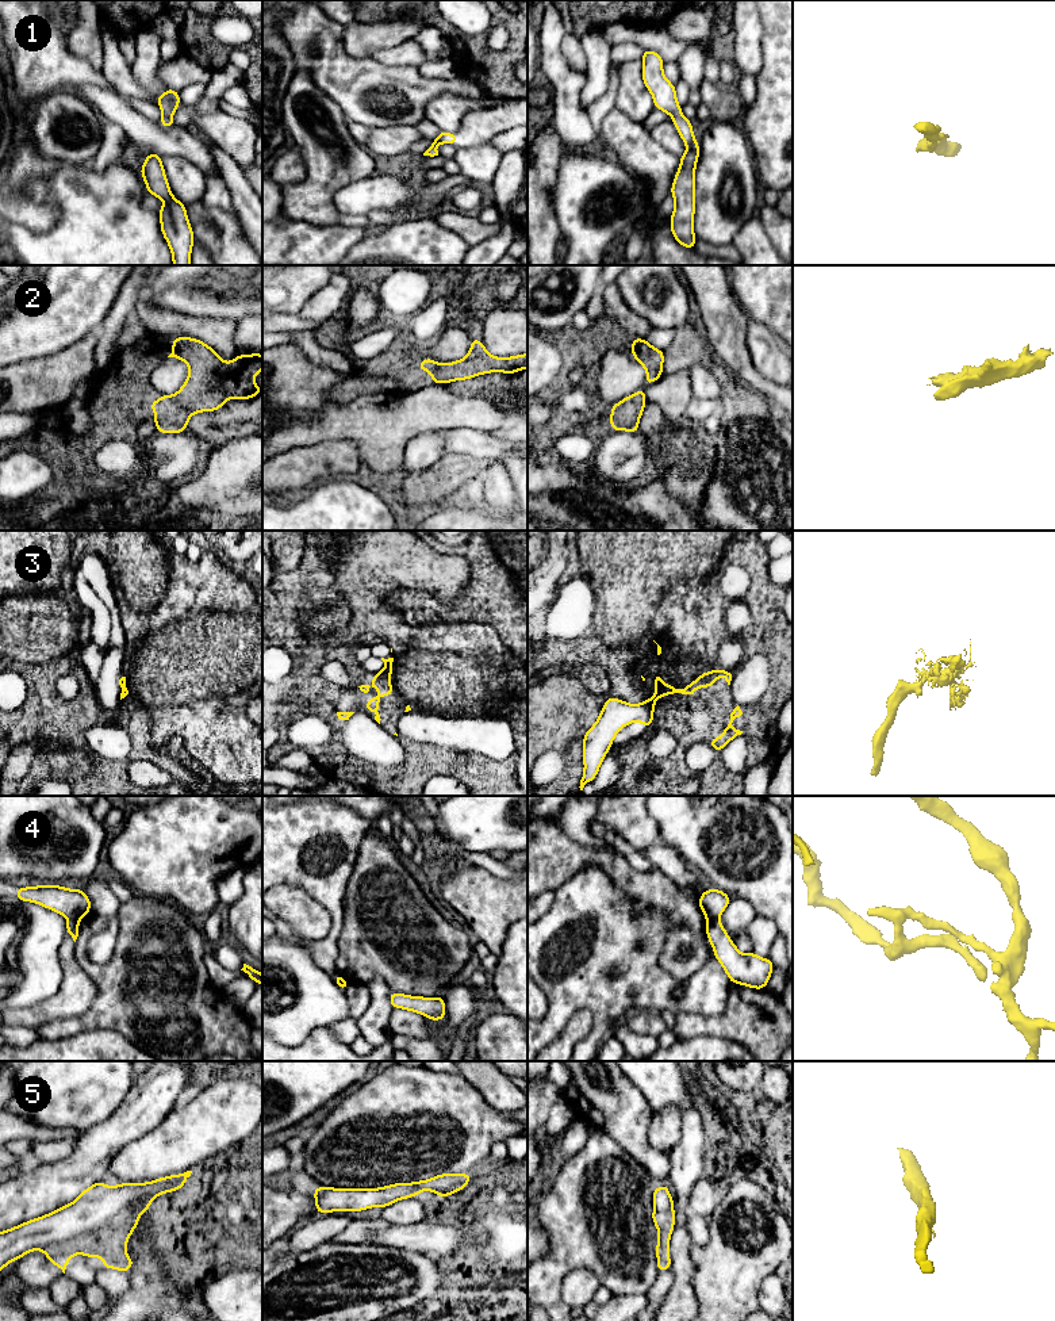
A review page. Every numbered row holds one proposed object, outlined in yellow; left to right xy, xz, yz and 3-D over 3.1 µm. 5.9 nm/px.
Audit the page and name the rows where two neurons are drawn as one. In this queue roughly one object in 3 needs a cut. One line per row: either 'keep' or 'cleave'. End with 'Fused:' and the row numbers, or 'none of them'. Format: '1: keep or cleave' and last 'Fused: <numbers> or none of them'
1: keep
2: keep
3: cleave
4: cleave
5: keep
Fused: 3, 4

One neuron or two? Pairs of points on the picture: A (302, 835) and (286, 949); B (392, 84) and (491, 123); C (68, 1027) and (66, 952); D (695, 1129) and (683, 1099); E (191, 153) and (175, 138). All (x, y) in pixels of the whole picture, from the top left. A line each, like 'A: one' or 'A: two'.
A: two
B: two
C: two
D: one
E: one

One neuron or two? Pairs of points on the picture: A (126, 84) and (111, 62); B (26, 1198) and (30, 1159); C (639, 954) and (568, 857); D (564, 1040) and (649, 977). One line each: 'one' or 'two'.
A: one
B: two
C: two
D: two

